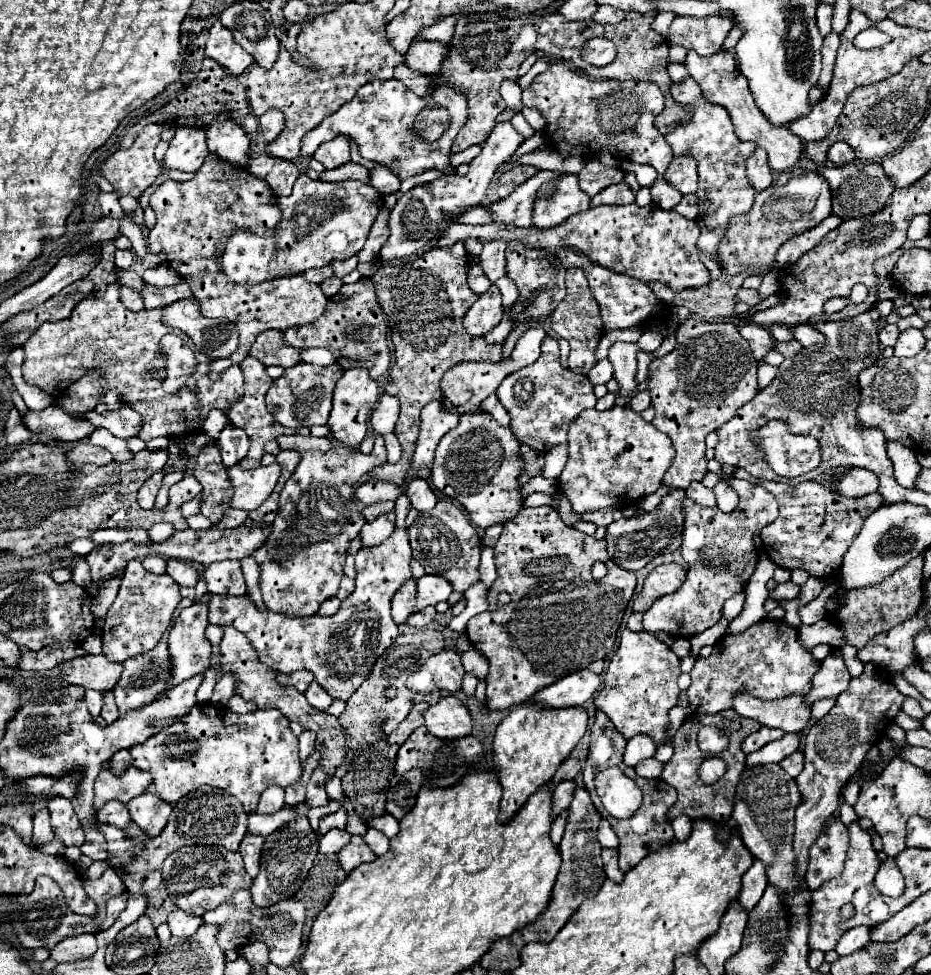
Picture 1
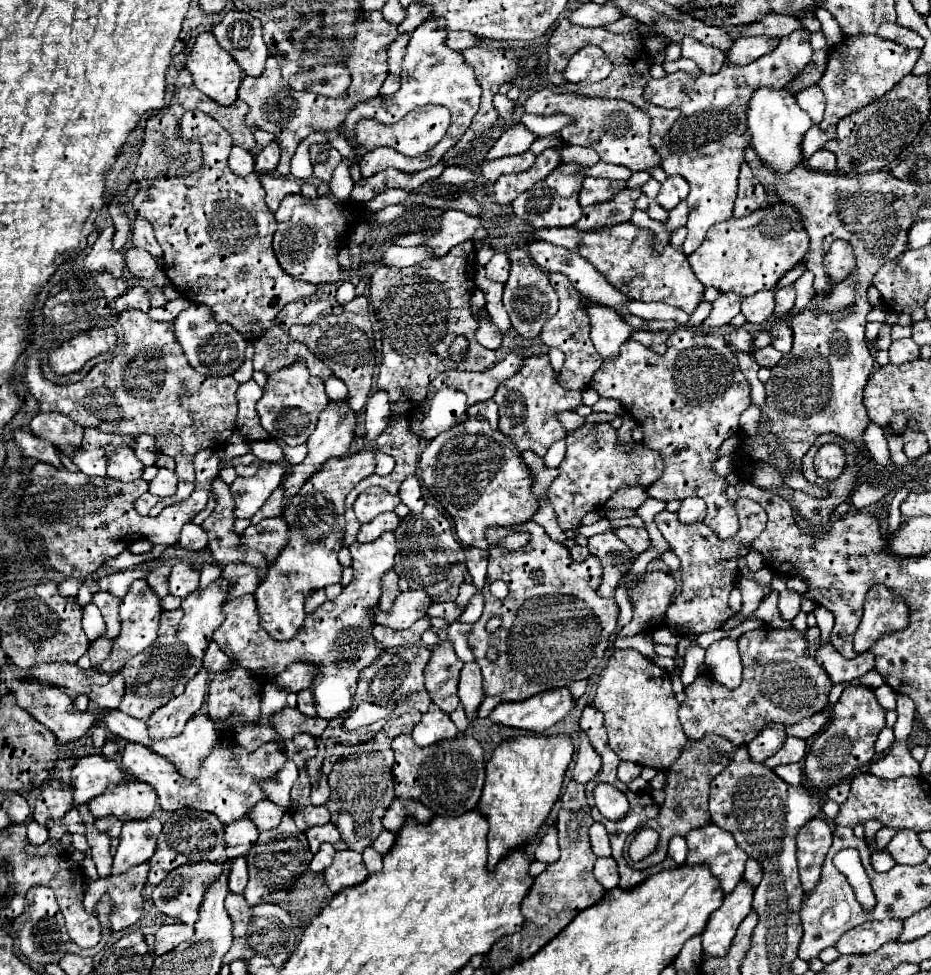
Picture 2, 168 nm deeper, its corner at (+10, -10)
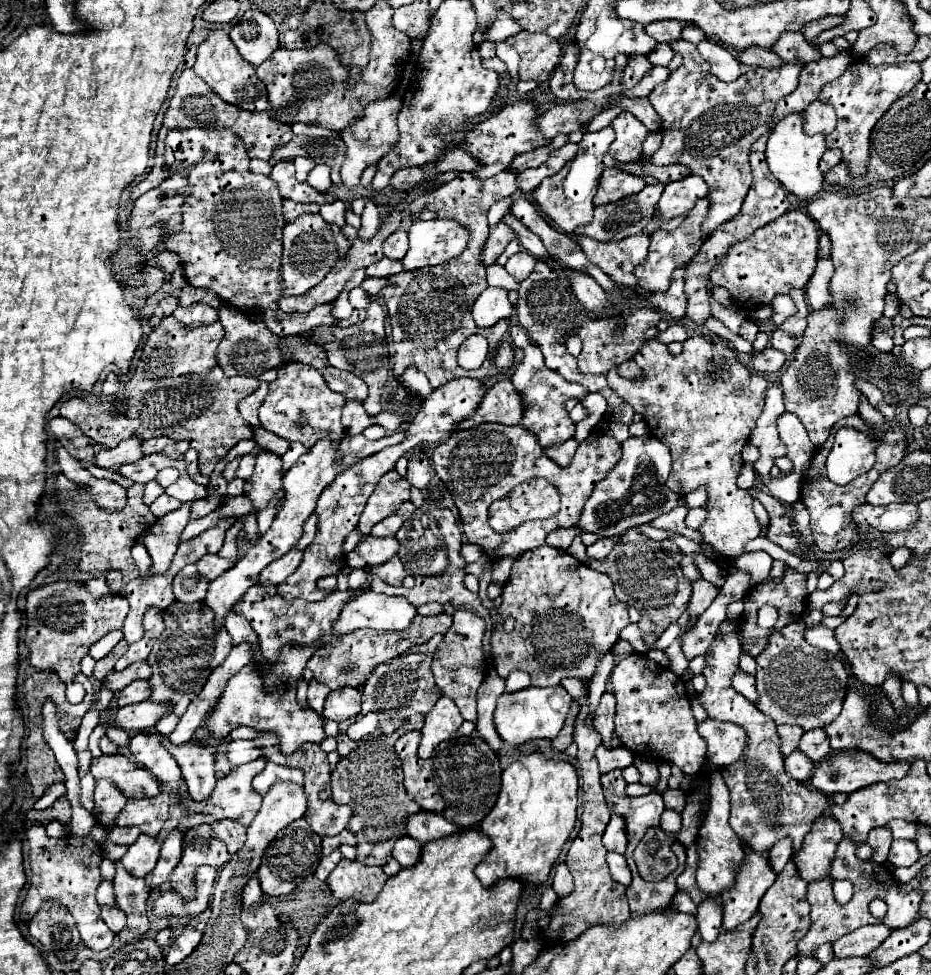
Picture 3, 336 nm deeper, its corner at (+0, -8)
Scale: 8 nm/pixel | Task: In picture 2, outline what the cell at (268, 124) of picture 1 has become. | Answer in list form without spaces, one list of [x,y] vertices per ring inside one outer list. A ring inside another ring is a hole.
[[[271,141],[269,145],[265,145],[257,157],[255,157],[255,171],[257,173],[265,173],[265,171],[273,171],[277,167],[277,161],[279,161],[279,147],[275,141]]]

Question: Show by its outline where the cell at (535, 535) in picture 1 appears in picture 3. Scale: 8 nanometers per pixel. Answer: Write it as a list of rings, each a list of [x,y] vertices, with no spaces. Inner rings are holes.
[[[541,545],[539,549],[531,549],[521,555],[511,569],[511,577],[501,593],[501,617],[513,617],[517,621],[517,629],[505,635],[501,627],[495,629],[491,637],[493,653],[497,655],[497,673],[507,677],[513,669],[523,669],[531,675],[533,687],[553,687],[559,685],[565,677],[593,677],[597,661],[611,651],[619,633],[625,625],[629,625],[627,605],[617,601],[613,593],[613,581],[605,573],[597,573],[591,567],[577,561],[567,551]]]

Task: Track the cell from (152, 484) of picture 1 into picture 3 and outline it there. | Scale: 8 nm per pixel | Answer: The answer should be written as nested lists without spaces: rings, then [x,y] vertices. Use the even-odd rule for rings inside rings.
[[[163,493],[163,495],[161,495],[161,497],[157,497],[157,499],[155,499],[155,503],[151,505],[151,513],[159,519],[159,517],[163,517],[163,515],[167,515],[167,513],[175,511],[175,509],[179,509],[181,505],[183,505],[181,501],[177,501],[177,499],[169,497],[167,493]]]

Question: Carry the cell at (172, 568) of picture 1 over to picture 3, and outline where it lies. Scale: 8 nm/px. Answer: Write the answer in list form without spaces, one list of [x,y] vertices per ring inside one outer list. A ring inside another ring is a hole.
[[[205,555],[197,561],[197,569],[199,569],[199,575],[207,577],[209,581],[217,579],[219,575],[223,575],[227,569],[231,569],[239,559],[223,559],[219,555]]]

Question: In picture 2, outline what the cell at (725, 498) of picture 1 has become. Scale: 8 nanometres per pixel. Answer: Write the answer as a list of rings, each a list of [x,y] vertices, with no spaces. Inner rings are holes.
[[[679,327],[667,339],[665,355],[655,355],[651,349],[643,347],[637,341],[625,341],[621,345],[621,353],[613,361],[605,361],[601,369],[593,375],[591,387],[601,397],[613,397],[623,403],[627,413],[637,419],[643,427],[643,445],[657,449],[663,455],[665,471],[657,483],[653,483],[647,493],[659,501],[685,499],[685,497],[701,497],[707,503],[707,517],[703,519],[721,539],[733,537],[739,531],[739,521],[733,503],[727,499],[725,489],[727,481],[711,471],[711,463],[717,459],[717,449],[725,439],[739,431],[739,415],[749,407],[749,383],[743,377],[737,355],[729,349],[727,341],[719,333],[699,333],[695,329]]]

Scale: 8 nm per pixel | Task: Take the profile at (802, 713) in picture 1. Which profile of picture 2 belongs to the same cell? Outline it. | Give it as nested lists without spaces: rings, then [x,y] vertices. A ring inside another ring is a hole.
[[[821,711],[821,713],[817,713],[817,715],[811,715],[809,719],[801,719],[801,721],[793,723],[793,725],[785,725],[785,733],[787,733],[787,735],[793,735],[793,737],[809,739],[811,735],[819,733],[819,731],[825,727],[827,721],[829,721],[827,713]]]

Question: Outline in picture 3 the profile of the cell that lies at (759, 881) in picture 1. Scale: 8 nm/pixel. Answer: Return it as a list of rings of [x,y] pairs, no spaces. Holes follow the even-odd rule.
[[[787,837],[787,839],[783,839],[783,841],[777,841],[777,843],[771,847],[769,855],[771,855],[771,857],[769,857],[769,863],[771,863],[773,871],[775,871],[775,873],[779,873],[779,871],[787,865],[787,861],[791,859],[791,855],[793,855],[791,839]]]

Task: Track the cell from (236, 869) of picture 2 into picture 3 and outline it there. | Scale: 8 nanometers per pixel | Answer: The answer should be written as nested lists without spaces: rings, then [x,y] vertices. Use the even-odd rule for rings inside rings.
[[[253,875],[247,883],[247,887],[243,889],[243,907],[251,907],[251,905],[257,905],[261,901],[261,887],[259,887],[259,881],[257,877]]]

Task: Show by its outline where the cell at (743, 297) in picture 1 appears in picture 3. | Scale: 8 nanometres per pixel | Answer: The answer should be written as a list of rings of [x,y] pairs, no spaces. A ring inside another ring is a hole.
[[[779,295],[779,297],[775,297],[773,299],[773,303],[771,303],[771,307],[775,309],[775,313],[773,313],[773,317],[771,317],[771,321],[775,323],[775,325],[781,325],[787,317],[791,317],[797,309],[795,309],[795,303],[793,303],[793,299],[789,297],[789,295]]]

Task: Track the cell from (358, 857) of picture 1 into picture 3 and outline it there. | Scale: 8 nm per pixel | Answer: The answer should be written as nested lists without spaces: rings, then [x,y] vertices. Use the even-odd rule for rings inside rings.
[[[341,859],[337,869],[329,875],[327,885],[339,901],[357,899],[361,903],[371,903],[379,895],[385,881],[387,875],[381,867],[367,867],[359,861]]]

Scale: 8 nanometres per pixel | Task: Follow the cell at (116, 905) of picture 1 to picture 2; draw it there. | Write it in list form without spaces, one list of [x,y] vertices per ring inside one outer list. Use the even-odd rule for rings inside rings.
[[[137,865],[121,875],[99,877],[99,879],[87,877],[85,893],[99,893],[99,889],[103,889],[105,893],[111,895],[113,901],[113,911],[109,915],[111,933],[135,925],[135,921],[141,917],[141,907],[143,907],[141,891],[145,887],[147,871],[149,865]]]

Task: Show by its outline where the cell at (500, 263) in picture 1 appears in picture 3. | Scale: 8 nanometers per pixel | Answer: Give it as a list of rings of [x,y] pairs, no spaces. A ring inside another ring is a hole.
[[[521,251],[521,253],[513,255],[513,257],[507,261],[505,269],[507,269],[507,273],[511,273],[517,281],[523,281],[523,279],[527,279],[527,277],[533,273],[535,261],[537,261],[537,259],[535,259],[533,255],[529,255],[527,251]]]

